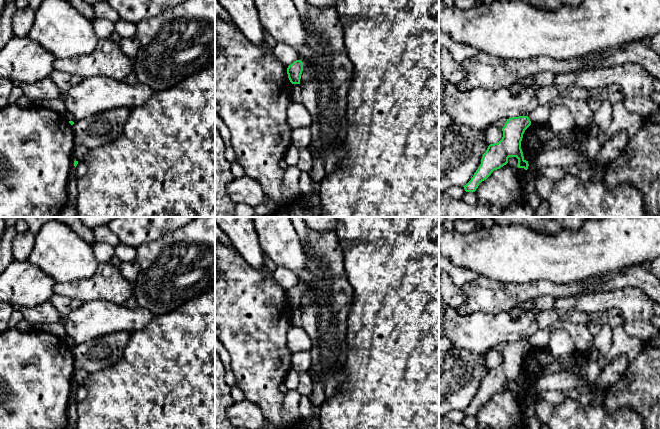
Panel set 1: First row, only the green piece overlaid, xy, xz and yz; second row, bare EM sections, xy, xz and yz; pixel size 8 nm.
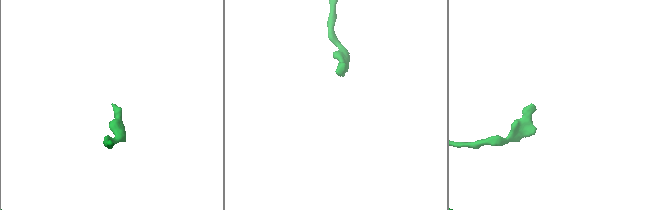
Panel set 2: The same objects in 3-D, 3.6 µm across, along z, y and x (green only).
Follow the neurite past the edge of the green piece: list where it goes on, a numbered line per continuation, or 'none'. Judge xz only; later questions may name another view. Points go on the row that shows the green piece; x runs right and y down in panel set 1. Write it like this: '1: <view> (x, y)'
none

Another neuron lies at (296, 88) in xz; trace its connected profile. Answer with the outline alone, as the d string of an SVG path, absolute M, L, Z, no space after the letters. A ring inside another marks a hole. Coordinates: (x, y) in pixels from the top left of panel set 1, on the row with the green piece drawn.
M292 84L292 100L293 102L302 103L302 88L300 84Z

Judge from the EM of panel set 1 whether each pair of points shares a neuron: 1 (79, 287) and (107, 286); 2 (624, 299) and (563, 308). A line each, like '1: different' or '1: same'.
1: same
2: same

